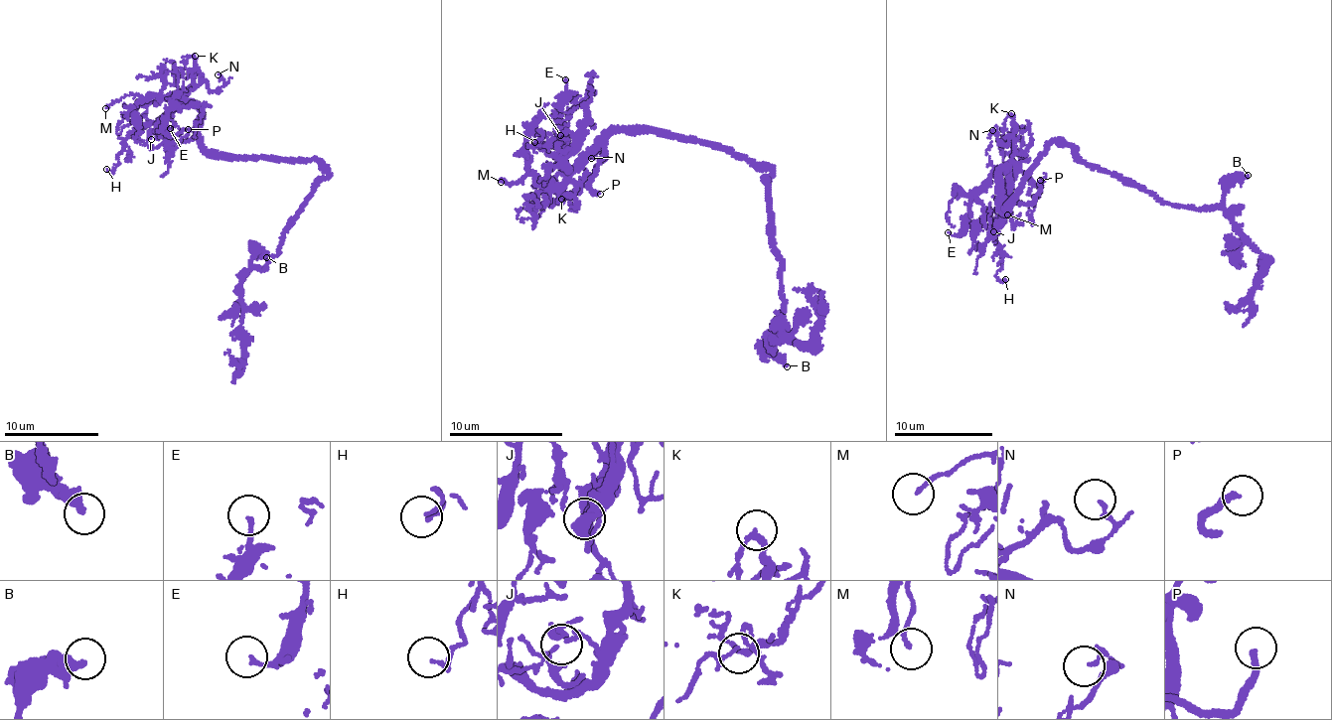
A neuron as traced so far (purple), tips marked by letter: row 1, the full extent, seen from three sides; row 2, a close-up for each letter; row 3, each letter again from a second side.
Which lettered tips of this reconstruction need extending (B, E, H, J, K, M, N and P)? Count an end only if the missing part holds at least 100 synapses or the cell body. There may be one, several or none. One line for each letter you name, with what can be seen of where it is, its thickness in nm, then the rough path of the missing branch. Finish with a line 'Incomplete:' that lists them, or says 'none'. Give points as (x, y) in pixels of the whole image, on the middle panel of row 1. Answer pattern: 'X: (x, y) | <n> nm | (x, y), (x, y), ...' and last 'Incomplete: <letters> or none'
P: (600, 194) | 220 nm | (600, 194), (697, 195), (777, 219), (775, 269), (805, 330)
Incomplete: P

